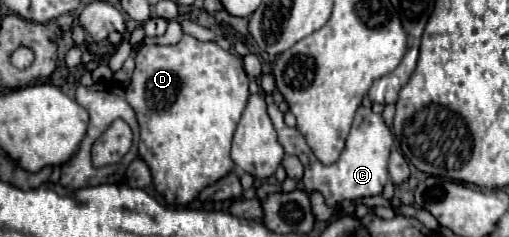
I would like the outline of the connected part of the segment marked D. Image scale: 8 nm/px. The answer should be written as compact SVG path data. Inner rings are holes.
M185 34L181 42L173 46L149 44L135 54L135 72L131 84L127 86L127 102L135 110L141 128L139 156L145 160L153 174L155 190L169 204L185 206L197 198L205 186L233 172L235 164L229 156L231 138L247 106L247 100L249 80L243 70L243 60L233 52L225 52L215 42L201 42Z

